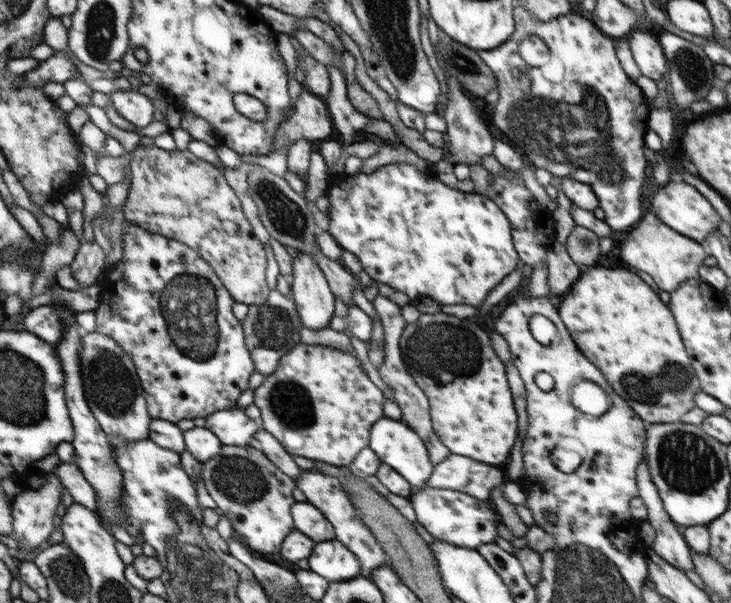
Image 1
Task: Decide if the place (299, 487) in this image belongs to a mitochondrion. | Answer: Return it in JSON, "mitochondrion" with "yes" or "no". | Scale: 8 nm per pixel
{"mitochondrion":"no"}

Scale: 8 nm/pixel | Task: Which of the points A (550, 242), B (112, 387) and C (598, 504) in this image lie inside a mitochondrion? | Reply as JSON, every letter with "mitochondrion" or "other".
{"A":"other","B":"mitochondrion","C":"other"}

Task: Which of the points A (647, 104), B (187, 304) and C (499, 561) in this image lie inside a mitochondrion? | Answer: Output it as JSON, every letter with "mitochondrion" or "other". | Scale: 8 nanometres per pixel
{"A":"other","B":"mitochondrion","C":"other"}

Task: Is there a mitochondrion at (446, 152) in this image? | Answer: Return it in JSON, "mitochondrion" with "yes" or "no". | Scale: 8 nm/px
{"mitochondrion":"no"}

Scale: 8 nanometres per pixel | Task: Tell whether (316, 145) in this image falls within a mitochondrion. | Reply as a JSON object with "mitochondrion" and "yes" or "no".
{"mitochondrion":"no"}

